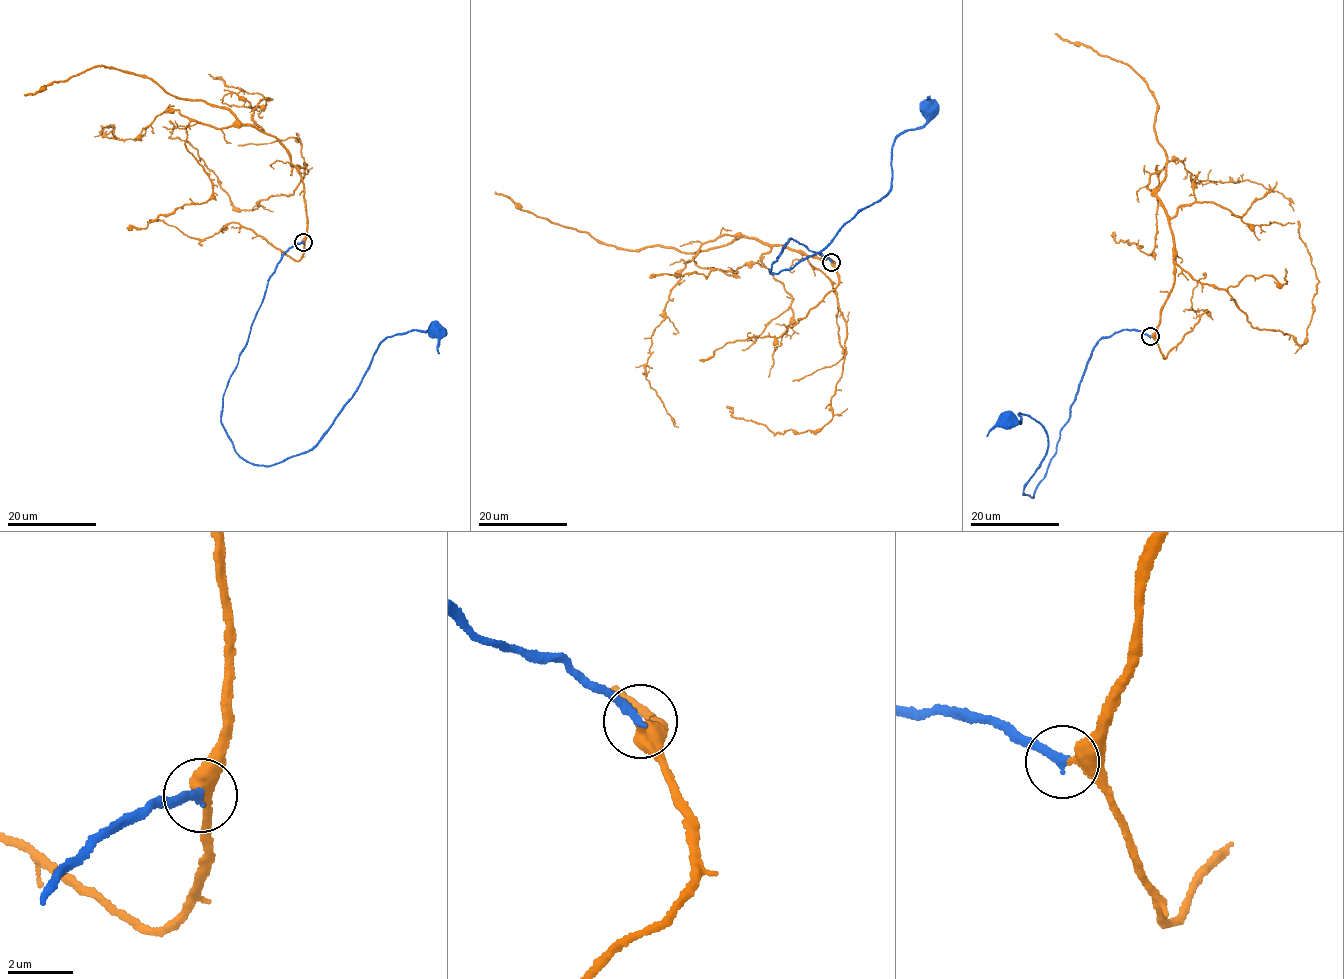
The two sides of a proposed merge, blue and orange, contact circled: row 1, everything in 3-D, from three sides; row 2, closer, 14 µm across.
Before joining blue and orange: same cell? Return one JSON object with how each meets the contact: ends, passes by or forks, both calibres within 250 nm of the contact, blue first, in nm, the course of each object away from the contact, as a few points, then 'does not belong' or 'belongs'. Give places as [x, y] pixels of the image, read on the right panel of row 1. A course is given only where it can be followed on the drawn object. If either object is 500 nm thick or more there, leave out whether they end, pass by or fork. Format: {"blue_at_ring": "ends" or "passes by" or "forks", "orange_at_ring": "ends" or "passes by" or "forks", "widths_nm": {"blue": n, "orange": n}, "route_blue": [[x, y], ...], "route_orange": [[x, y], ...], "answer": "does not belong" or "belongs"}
{"blue_at_ring": "ends", "orange_at_ring": "passes by", "widths_nm": {"blue": 280, "orange": 360}, "route_blue": [[1150, 337], [1125, 328], [1098, 341], [1034, 498], [1023, 493], [1047, 435], [1025, 415], [1008, 420]], "route_orange": [[1150, 337], [1174, 272], [1170, 226], [1156, 193], [1167, 160], [1154, 124], [1155, 97], [1128, 64], [1055, 34]], "answer": "belongs"}

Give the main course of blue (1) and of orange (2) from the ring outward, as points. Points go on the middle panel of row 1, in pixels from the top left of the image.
1: (832, 262), (791, 238), (769, 270), (825, 250), (885, 196), (892, 146), (921, 127), (928, 108)
2: (832, 262), (828, 256), (741, 236), (703, 251), (682, 253), (656, 245), (624, 250), (536, 217), (494, 192)

